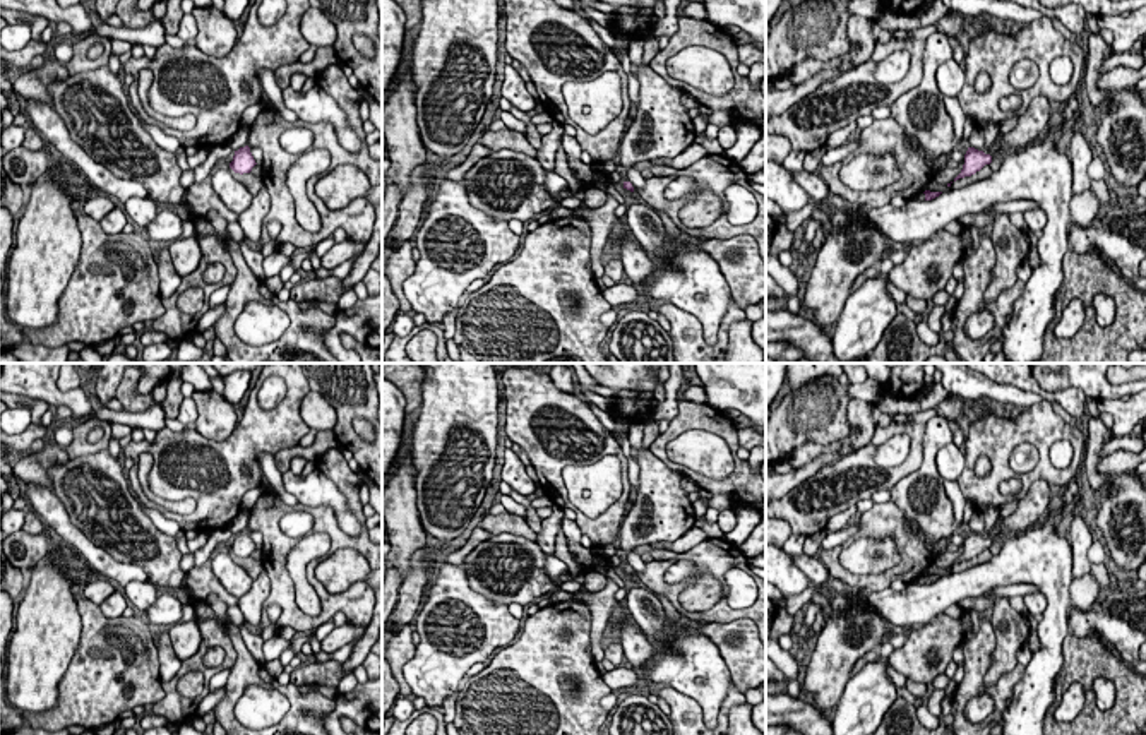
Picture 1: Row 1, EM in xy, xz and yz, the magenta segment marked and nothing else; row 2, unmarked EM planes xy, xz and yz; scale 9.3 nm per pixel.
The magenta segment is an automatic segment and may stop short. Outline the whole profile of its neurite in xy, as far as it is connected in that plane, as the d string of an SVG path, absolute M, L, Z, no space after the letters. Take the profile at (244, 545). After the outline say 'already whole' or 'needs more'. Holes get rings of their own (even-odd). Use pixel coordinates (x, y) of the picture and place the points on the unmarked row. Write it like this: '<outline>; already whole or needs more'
M245 529L245 531L240 531L238 535L235 535L235 540L233 540L233 545L230 547L230 552L235 557L243 559L243 557L250 557L255 548L257 547L250 536L250 531Z; already whole

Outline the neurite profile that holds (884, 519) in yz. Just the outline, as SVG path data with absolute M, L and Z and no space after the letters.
M892 500L874 504L868 511L857 516L853 523L858 524L855 535L838 547L821 548L821 562L831 577L846 583L851 589L882 591L891 588L892 581L903 579L904 574L910 576L910 583L915 583L935 562L930 547ZM860 536L892 536L901 553L901 562L894 569L880 572L879 577L874 574L851 574L839 564L839 553Z

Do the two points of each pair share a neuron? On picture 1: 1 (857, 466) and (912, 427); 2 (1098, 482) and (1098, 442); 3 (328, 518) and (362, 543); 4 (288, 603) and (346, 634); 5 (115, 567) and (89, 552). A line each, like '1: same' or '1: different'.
1: same
2: same
3: same
4: different
5: same

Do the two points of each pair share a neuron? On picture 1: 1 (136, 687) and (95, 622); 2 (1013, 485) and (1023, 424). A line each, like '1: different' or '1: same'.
1: same
2: different

